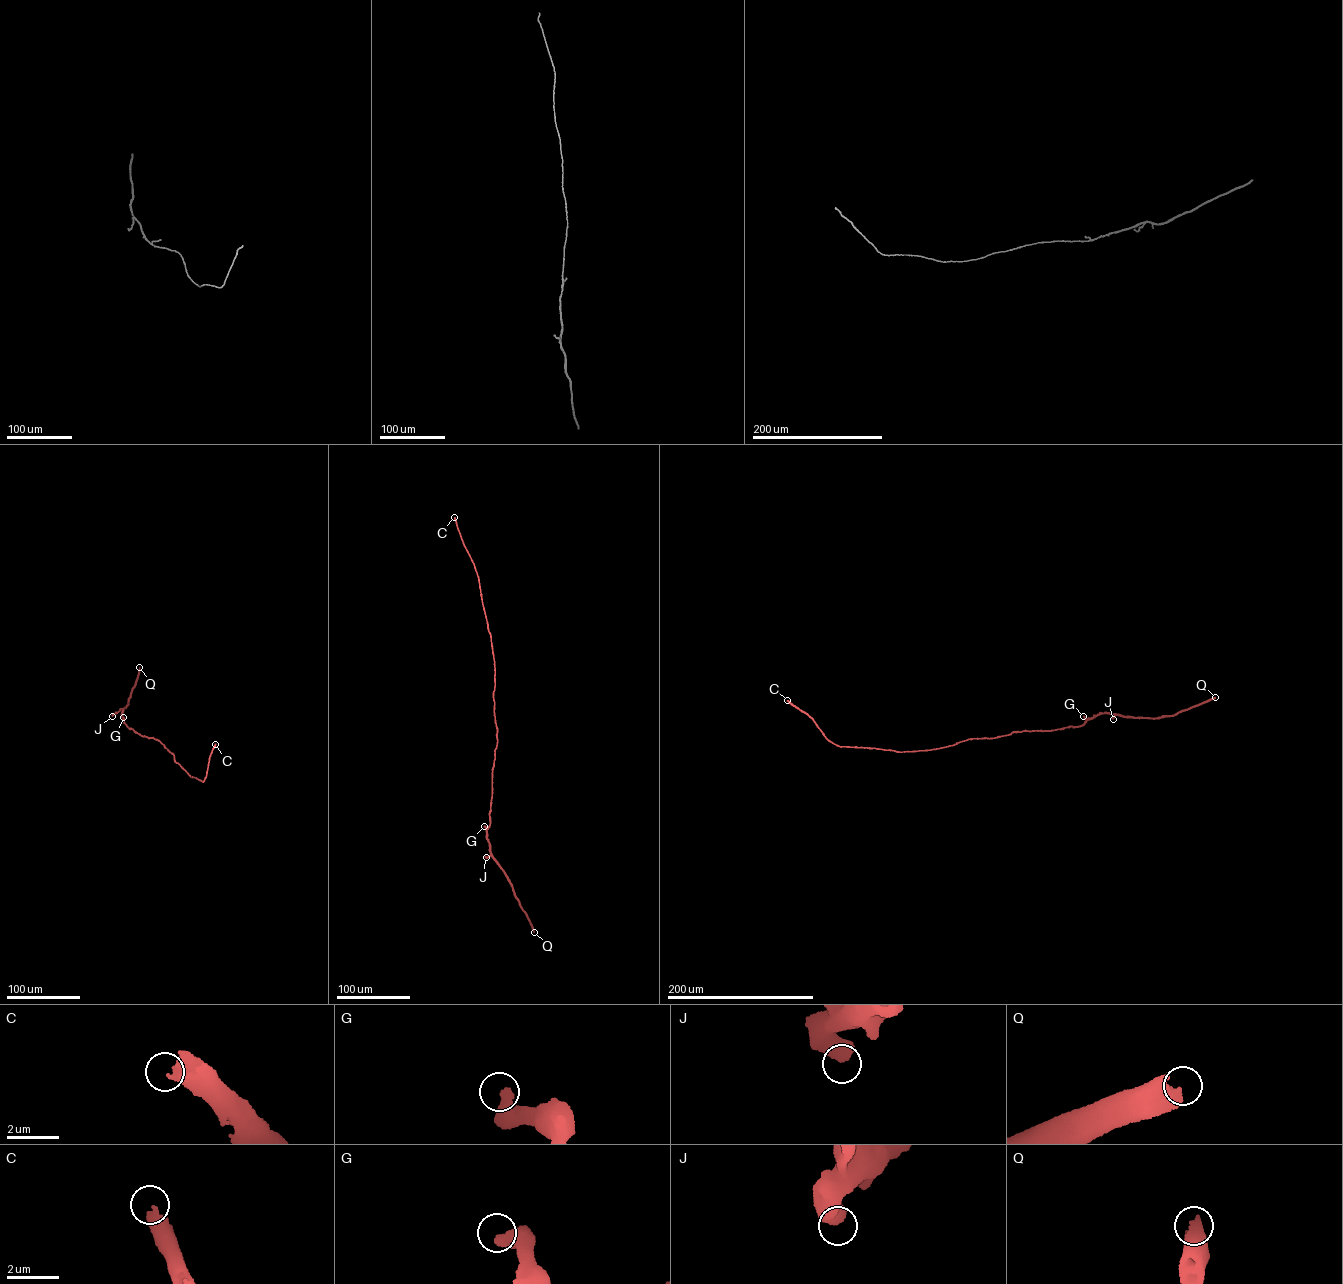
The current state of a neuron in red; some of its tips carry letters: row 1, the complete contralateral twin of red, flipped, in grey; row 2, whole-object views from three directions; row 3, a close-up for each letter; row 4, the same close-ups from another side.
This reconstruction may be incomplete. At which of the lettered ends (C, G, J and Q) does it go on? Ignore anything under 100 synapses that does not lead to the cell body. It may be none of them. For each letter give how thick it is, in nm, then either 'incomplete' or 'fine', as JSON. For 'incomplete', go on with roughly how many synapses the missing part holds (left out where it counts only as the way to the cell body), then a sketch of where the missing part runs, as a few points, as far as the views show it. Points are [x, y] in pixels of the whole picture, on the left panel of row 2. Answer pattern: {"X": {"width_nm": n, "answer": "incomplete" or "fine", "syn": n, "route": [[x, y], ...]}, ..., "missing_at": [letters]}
{"C": {"width_nm": 460, "answer": "incomplete", "syn": 130, "route": [[215, 744], [222, 734], [227, 711]]}, "G": {"width_nm": 460, "answer": "fine"}, "J": {"width_nm": 600, "answer": "fine"}, "Q": {"width_nm": 550, "answer": "fine"}, "missing_at": ["C"]}

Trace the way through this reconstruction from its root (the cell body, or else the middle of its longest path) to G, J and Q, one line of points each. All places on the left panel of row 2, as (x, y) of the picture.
G: (165, 747), (156, 739), (128, 727), (123, 717)
J: (165, 747), (156, 739), (128, 727), (122, 719), (122, 710), (112, 716)
Q: (165, 747), (156, 739), (128, 727), (122, 719), (123, 710), (120, 709), (128, 703), (139, 667)

